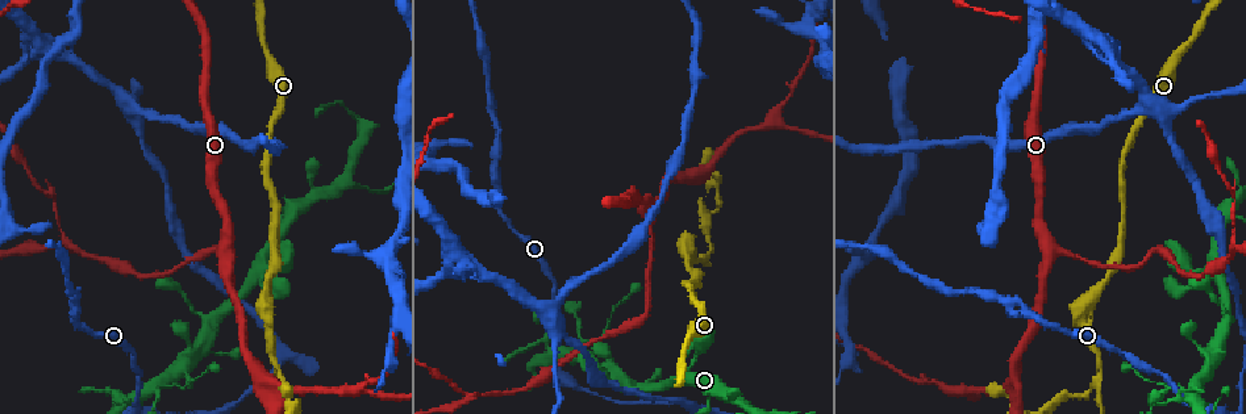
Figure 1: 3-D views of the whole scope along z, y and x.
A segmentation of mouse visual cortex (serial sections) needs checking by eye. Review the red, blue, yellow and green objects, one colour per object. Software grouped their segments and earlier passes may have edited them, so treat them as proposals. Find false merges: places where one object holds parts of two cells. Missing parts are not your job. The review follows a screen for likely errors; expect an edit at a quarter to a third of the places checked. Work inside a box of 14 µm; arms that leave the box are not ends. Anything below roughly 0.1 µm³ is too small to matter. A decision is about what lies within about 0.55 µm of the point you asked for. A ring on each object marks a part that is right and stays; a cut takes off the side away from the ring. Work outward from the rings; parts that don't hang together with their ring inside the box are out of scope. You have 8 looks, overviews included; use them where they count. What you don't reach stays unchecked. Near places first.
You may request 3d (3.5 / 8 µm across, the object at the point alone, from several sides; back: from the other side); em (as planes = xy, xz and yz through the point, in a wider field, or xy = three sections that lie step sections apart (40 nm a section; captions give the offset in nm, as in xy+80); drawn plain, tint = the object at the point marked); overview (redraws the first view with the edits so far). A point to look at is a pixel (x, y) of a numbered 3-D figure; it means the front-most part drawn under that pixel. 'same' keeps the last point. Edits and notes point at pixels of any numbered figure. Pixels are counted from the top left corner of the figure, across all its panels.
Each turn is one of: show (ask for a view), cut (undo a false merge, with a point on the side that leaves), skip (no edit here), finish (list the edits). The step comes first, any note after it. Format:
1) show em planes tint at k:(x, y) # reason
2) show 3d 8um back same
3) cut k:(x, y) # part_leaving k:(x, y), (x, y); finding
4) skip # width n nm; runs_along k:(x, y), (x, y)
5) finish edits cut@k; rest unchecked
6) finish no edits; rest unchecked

show 3d 3.5um at 1:(266, 265) # thin arm on a thick one

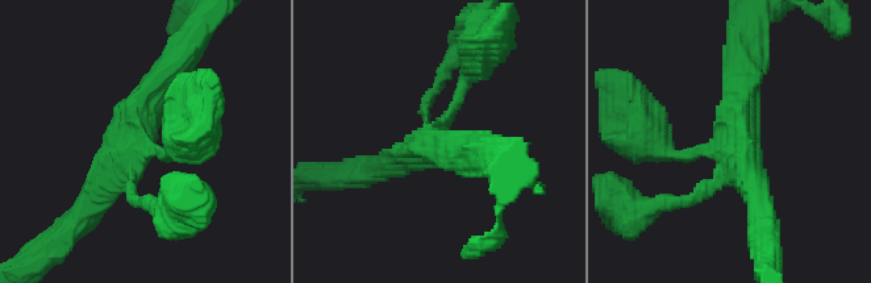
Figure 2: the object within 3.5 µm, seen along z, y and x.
show em xy step 3 tint at 2:(740, 135) # arms 4; arm_widths 150, 150, 350, 400 nm; shape alone is not enough

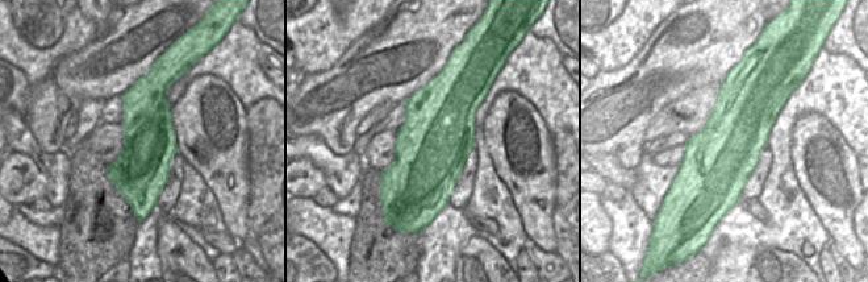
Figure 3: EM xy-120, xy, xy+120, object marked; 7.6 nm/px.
skip # runs_along 2:(183, 58), (94, 203); one cell here

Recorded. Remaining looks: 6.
show 3d 3.5um back at 1:(706, 257) # a fork

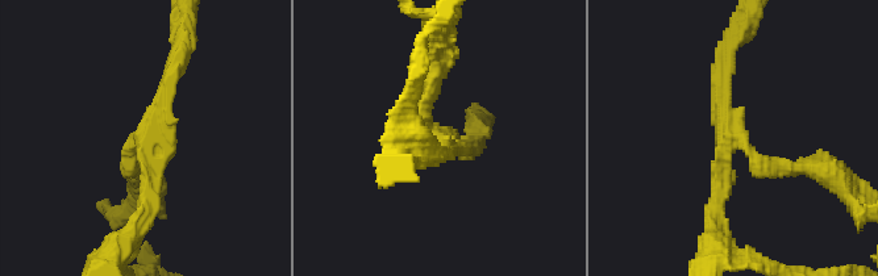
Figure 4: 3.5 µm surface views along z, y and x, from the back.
show em xy step 2 tint at 4:(439, 135) # arms 3; arm_widths 200, 200, 200 nm

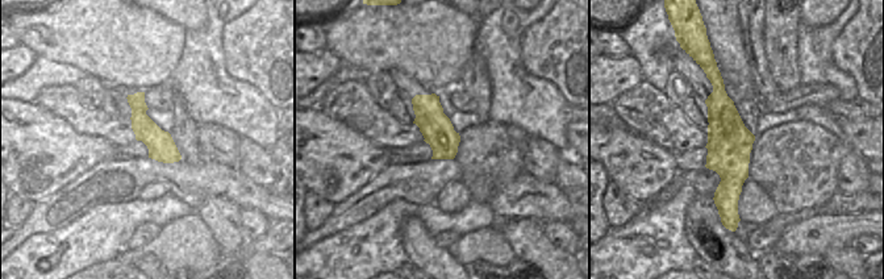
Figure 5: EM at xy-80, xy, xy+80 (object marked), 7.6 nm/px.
show em xy step 3 tint same

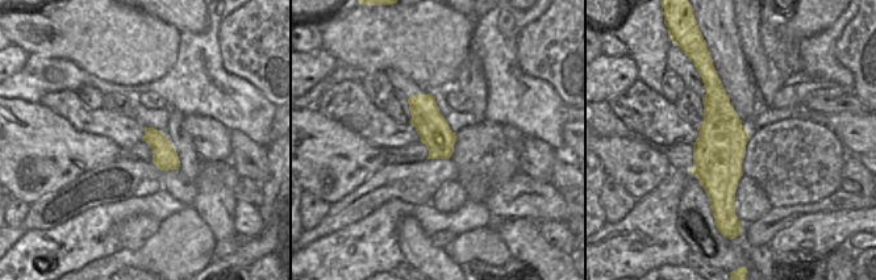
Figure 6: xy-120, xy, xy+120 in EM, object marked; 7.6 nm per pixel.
cut 4:(769, 170) # part_leaving 4:(729, 132), (764, 167), (827, 171); two cells meet here

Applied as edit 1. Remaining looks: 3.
show 3d 8um at 1:(786, 99) # thick turns thin

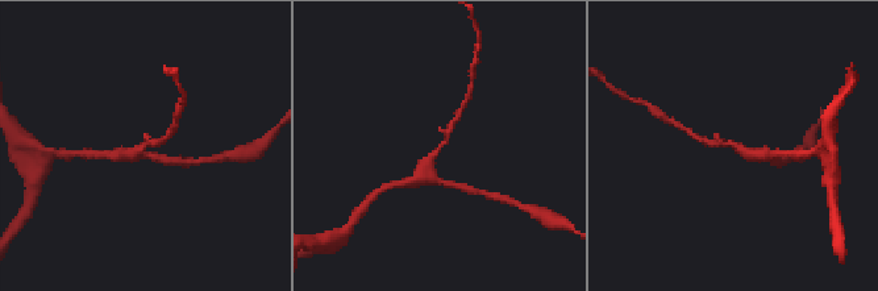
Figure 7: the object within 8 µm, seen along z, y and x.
show 3d 3.5um at 7:(737, 149) # zoom in

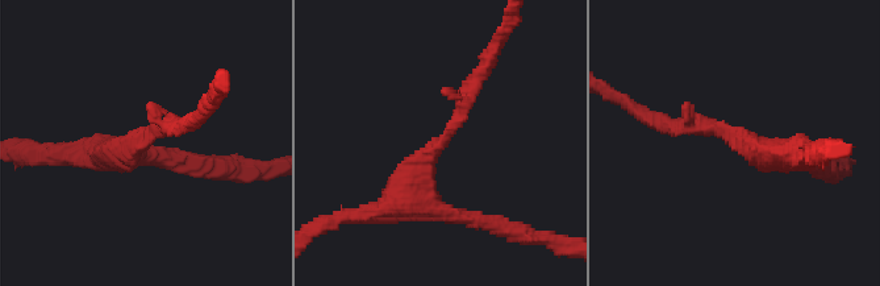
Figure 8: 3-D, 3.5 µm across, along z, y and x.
show em xy step 5 tint at 8:(150, 136) # arm_widths 200, 400 nm; now the EM

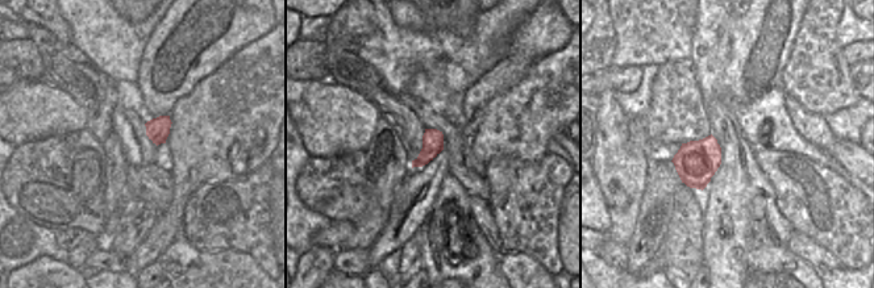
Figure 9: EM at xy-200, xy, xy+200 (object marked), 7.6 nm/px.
skip # continuous, no second cell

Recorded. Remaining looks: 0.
finish edits cut@4; rest unchecked

